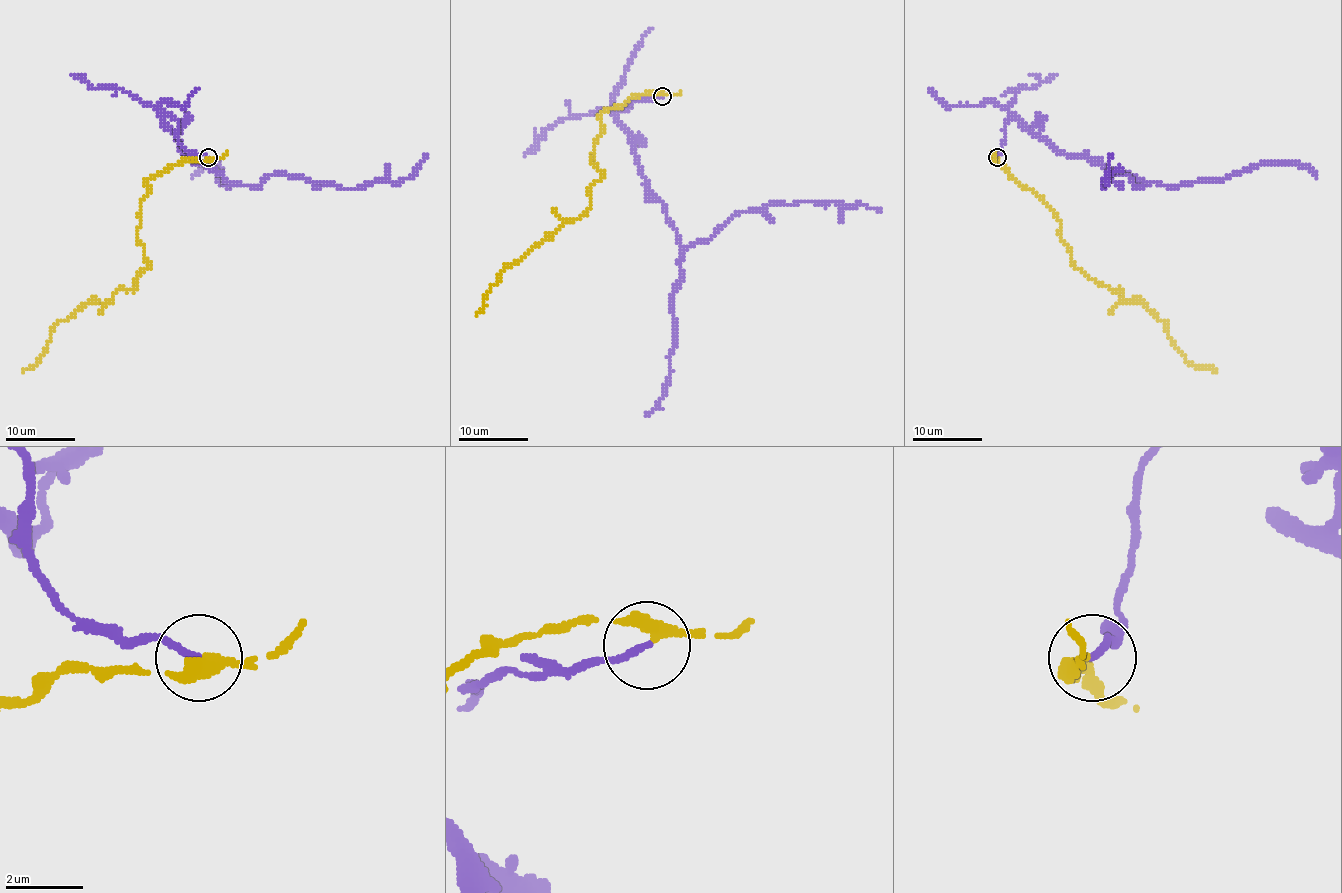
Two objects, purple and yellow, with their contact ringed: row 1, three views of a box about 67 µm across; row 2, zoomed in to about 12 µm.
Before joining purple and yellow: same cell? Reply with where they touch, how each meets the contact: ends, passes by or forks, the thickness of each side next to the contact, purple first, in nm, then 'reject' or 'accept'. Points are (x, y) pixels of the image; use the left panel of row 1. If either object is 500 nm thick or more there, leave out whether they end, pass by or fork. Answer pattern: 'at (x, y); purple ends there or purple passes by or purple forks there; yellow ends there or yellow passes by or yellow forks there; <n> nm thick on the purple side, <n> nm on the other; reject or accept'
at (208, 157); purple ends there; yellow ends there; 150 nm thick on the purple side, 440 nm on the other; reject

